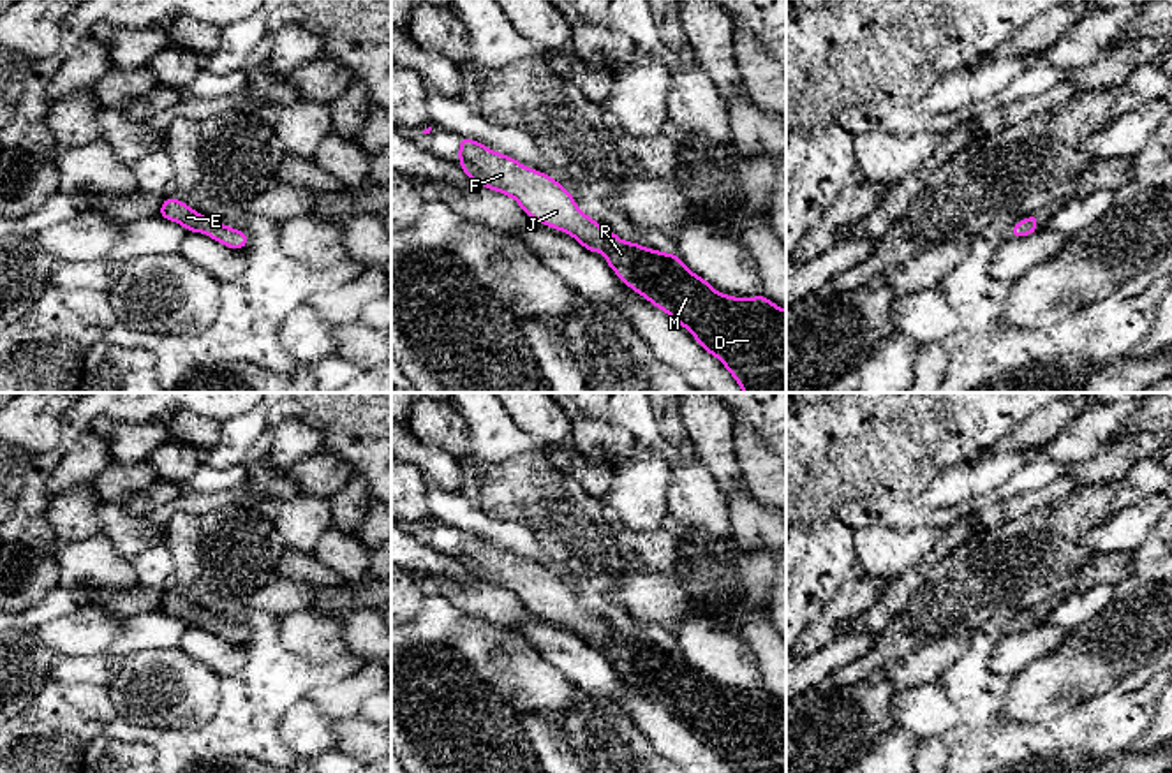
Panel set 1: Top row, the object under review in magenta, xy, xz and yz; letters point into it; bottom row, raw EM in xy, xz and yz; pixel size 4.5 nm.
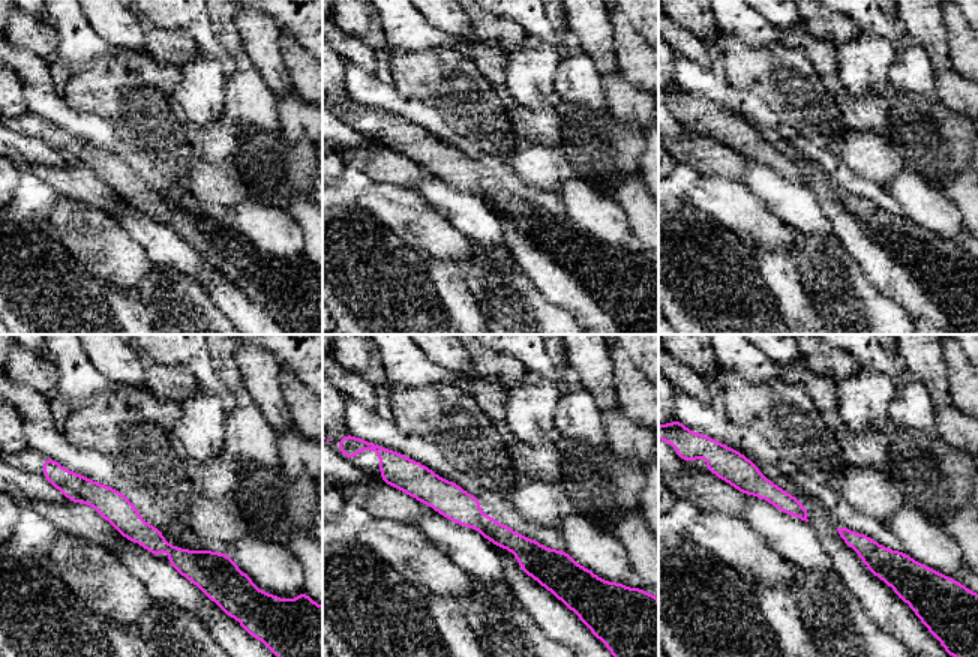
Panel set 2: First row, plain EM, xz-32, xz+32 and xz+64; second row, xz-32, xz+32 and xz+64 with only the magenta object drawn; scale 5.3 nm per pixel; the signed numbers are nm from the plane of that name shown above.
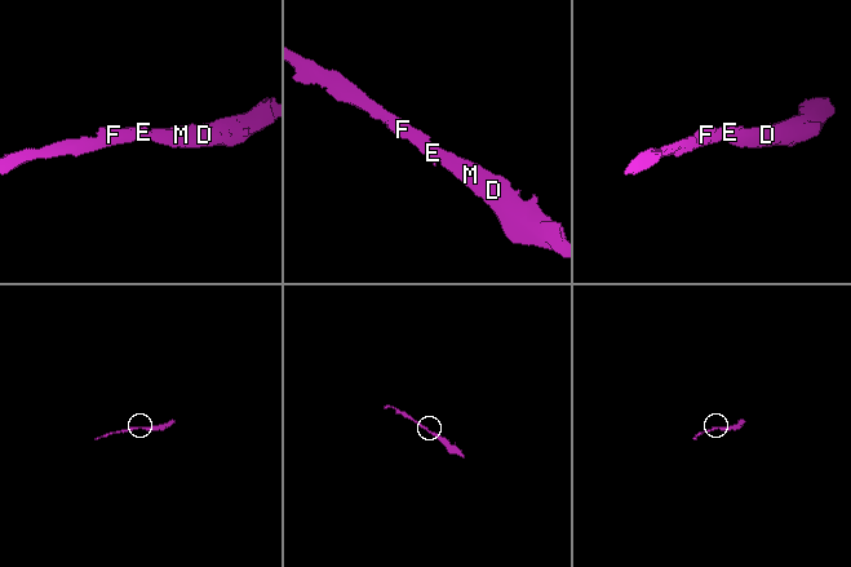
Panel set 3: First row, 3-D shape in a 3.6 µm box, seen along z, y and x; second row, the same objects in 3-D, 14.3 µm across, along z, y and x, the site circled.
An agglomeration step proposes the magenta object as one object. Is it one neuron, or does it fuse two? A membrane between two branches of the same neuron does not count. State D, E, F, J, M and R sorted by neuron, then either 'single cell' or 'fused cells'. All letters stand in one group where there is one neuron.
D E F J M R | single cell

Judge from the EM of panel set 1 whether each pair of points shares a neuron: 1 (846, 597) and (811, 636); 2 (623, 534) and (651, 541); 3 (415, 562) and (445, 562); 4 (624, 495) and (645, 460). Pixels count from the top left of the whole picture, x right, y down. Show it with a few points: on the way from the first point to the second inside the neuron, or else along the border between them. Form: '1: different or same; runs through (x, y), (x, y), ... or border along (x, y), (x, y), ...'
1: same; runs through (841, 608), (822, 627)
2: same; runs through (630, 541), (644, 541)
3: same; runs through (422, 562), (437, 562)
4: same; runs through (633, 486), (645, 474), (645, 469)

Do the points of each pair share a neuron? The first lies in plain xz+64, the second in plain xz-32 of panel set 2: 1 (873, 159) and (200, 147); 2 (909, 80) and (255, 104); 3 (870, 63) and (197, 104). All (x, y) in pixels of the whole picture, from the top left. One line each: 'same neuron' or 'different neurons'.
1: different neurons
2: same neuron
3: same neuron

